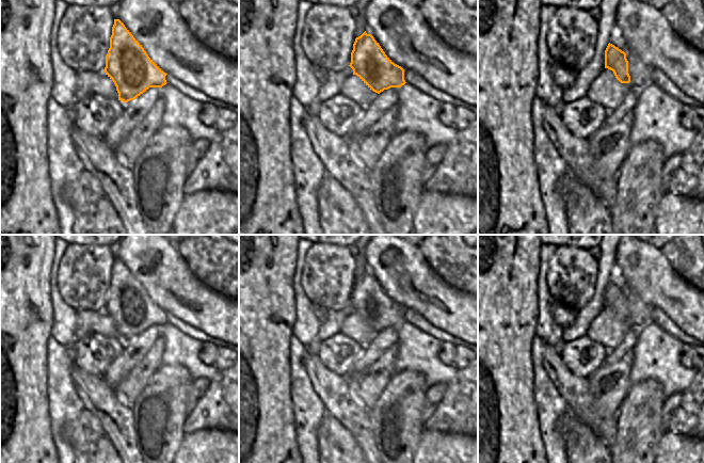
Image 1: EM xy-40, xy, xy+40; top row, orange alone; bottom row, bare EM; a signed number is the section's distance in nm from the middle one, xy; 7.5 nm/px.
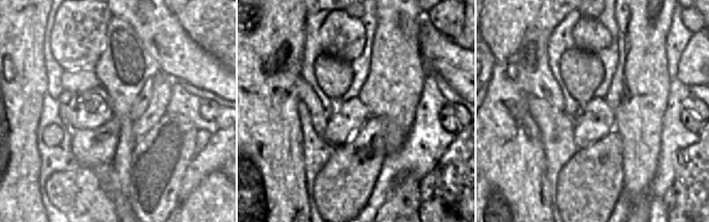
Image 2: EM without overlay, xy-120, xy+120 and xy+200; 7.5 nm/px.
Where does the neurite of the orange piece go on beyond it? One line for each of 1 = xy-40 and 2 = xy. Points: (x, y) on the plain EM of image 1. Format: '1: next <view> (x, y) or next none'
1: next none
2: next none

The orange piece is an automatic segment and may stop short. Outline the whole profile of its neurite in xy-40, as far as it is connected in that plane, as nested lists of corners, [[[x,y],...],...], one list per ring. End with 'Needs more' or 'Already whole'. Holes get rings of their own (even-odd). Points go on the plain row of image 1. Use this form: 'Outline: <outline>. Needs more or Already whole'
Outline: [[[114,258],[103,310],[114,321],[118,339],[124,341],[134,339],[149,326],[167,322],[167,313],[148,296],[119,258]]]. Already whole.

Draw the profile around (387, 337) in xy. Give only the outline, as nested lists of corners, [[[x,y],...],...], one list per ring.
[[[398,326],[381,331],[367,346],[353,364],[353,373],[358,373],[377,363],[398,341]]]

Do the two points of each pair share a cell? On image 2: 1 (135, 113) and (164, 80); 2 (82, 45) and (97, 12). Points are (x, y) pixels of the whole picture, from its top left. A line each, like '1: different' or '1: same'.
1: different
2: same

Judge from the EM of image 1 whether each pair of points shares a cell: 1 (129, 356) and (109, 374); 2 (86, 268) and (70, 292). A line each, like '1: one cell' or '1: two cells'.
1: one cell
2: one cell

